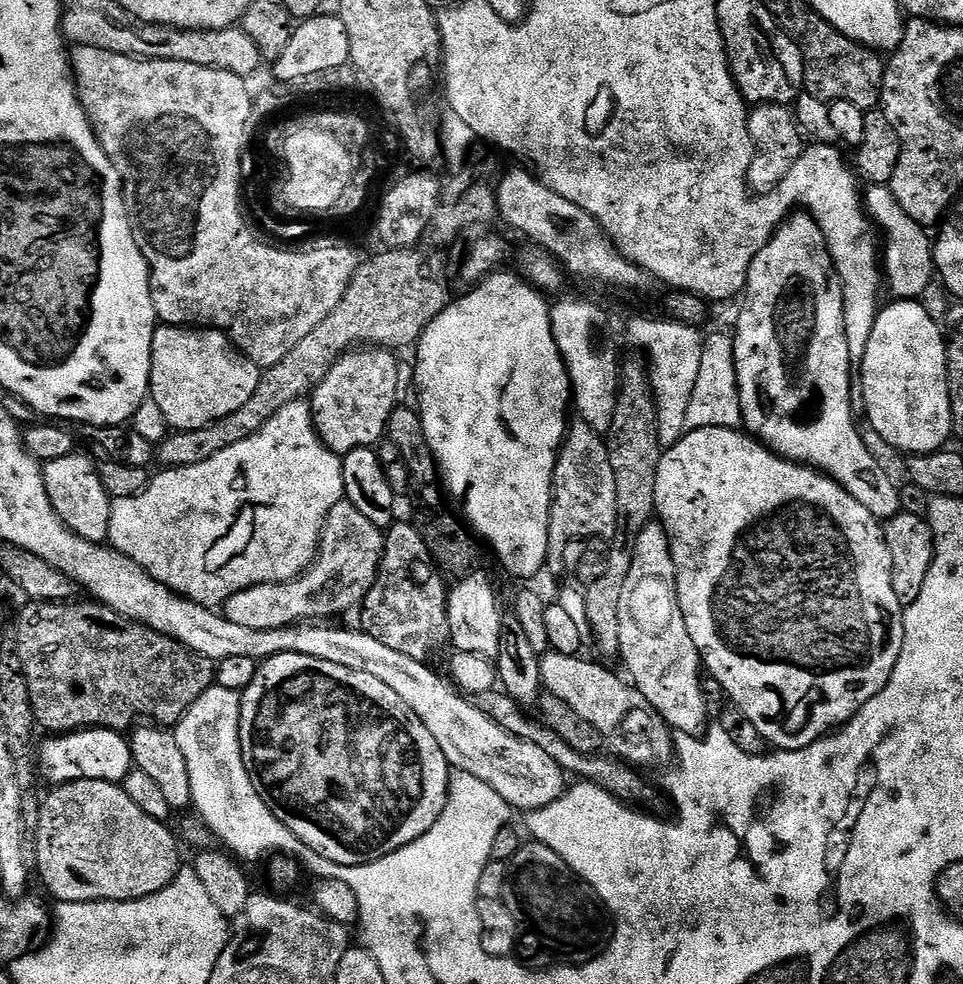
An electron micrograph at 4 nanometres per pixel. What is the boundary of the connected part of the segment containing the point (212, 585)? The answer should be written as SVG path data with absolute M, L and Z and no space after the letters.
M304 402L287 404L262 431L255 432L250 438L242 442L234 442L234 446L222 449L218 454L214 454L214 458L206 462L161 471L161 476L153 475L148 487L137 496L127 496L116 500L112 508L110 542L113 547L127 553L132 560L140 561L149 570L168 568L169 574L172 575L171 587L189 599L196 600L200 604L220 606L234 594L253 588L256 584L279 584L281 580L295 580L312 567L317 559L318 549L321 547L324 524L327 523L328 516L331 515L334 507L345 499L345 471L343 459L322 439L316 426L313 409Z

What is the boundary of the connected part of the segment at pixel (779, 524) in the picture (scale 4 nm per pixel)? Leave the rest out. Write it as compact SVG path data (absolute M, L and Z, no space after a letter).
M692 428L689 433L689 436L681 435L676 443L661 455L659 478L656 482L656 507L654 509L659 523L663 524L664 529L668 531L668 543L672 545L672 557L682 573L682 603L686 616L686 626L698 646L703 667L707 671L709 668L713 678L732 695L733 702L744 711L743 719L747 723L756 725L763 741L768 743L769 740L773 744L771 747L776 750L796 752L799 748L809 748L814 742L818 742L833 730L847 724L856 713L861 712L888 685L888 680L892 677L892 671L896 669L896 663L900 661L900 655L904 649L904 614L906 608L896 592L896 574L892 566L892 555L888 549L888 541L884 538L881 521L870 509L862 506L862 502L856 500L839 481L833 480L831 476L815 468L809 468L806 464L797 464L794 460L785 460L784 457L777 456L772 449L760 443L751 434L745 434L735 428Z

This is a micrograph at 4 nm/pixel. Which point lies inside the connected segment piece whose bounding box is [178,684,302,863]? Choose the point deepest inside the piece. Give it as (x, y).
(228, 798)

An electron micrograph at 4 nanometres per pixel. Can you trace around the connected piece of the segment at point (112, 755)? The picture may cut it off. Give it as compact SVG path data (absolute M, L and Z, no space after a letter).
M111 728L79 729L48 739L42 748L42 760L55 785L78 780L122 782L134 770L135 760L129 739Z

